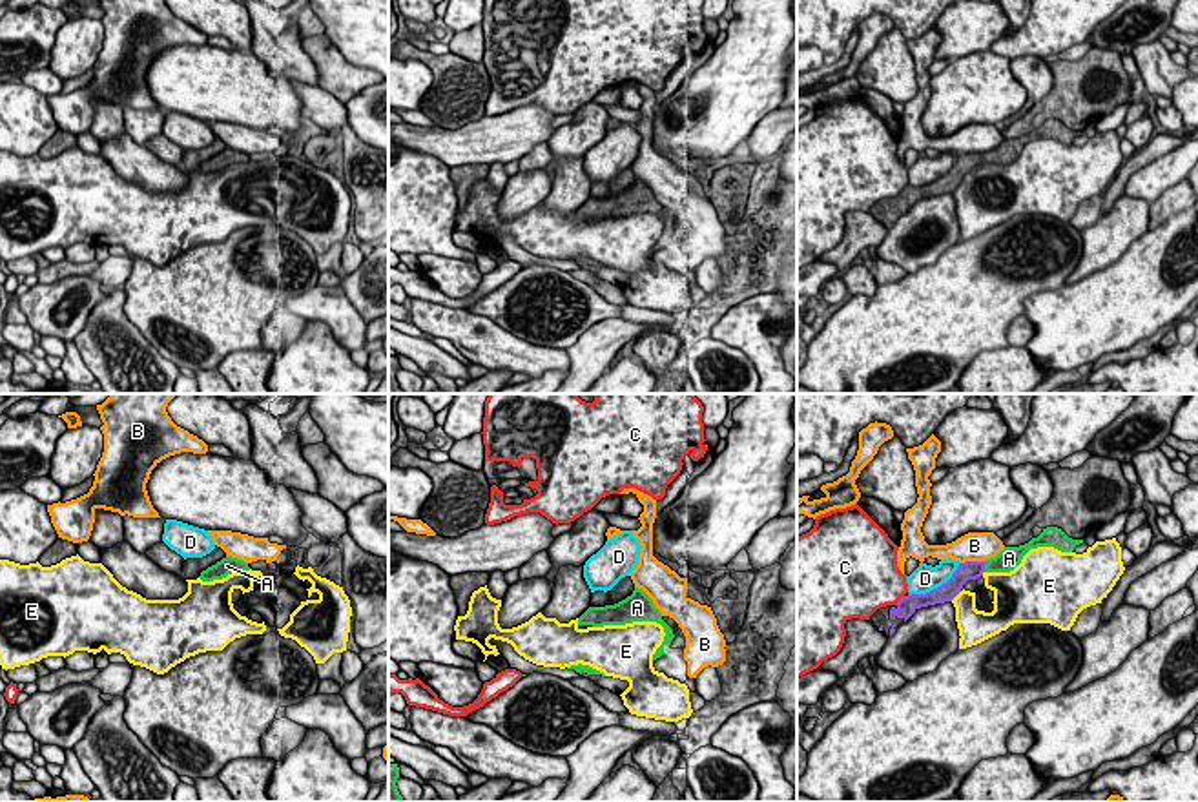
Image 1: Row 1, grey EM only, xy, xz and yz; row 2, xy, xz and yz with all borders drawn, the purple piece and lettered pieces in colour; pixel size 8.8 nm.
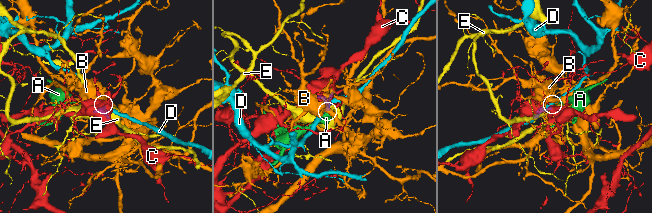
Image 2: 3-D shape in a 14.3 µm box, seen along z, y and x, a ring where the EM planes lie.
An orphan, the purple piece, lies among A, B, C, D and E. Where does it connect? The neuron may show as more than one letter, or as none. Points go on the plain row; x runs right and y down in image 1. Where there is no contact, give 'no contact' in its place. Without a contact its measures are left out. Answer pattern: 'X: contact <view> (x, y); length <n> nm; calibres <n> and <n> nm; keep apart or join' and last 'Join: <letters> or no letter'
A: contact yz (983, 159); length 100 nm; calibres 160 and 200 nm; join
B: contact yz (970, 154); length 220 nm; calibres 160 and 260 nm; keep apart
C: contact yz (899, 192); length 120 nm; calibres 170 and 440 nm; keep apart
D: contact yz (938, 179); length 550 nm; calibres 160 and 240 nm; keep apart
E: contact yz (956, 186); length 140 nm; calibres 160 and 220 nm; keep apart
Join: A

